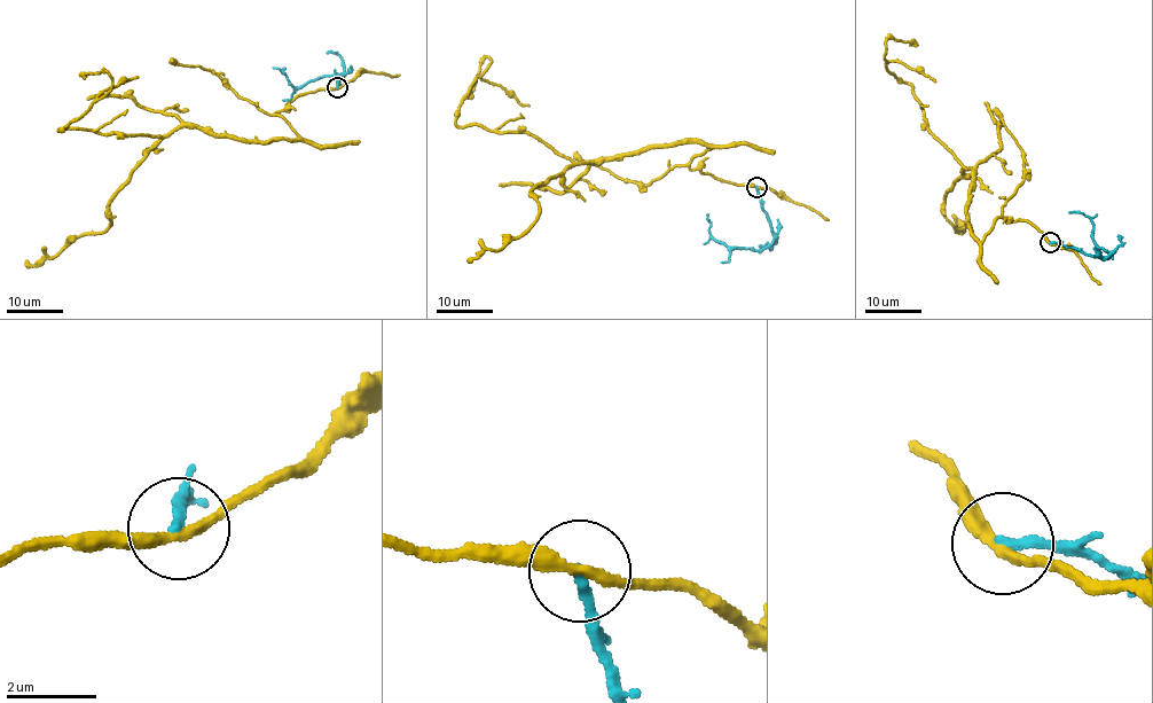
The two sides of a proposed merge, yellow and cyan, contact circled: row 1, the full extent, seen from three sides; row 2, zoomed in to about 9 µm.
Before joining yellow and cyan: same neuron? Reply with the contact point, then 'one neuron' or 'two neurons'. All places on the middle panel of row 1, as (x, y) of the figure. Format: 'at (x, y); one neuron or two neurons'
at (757, 187); two neurons

